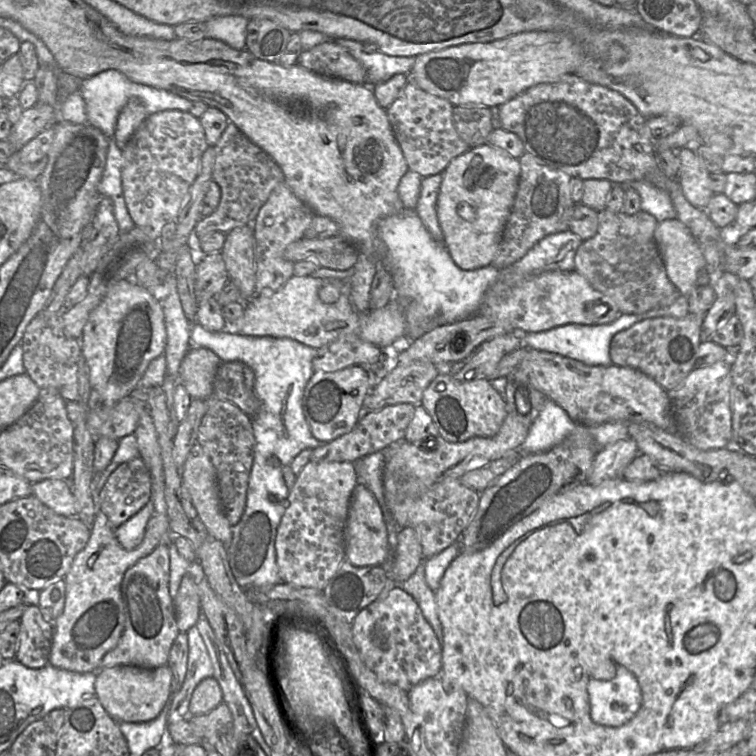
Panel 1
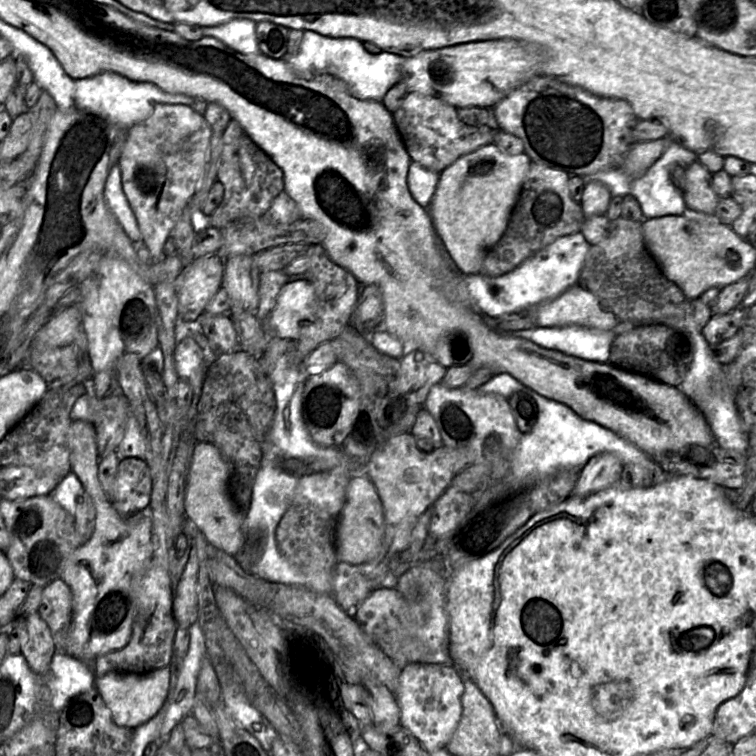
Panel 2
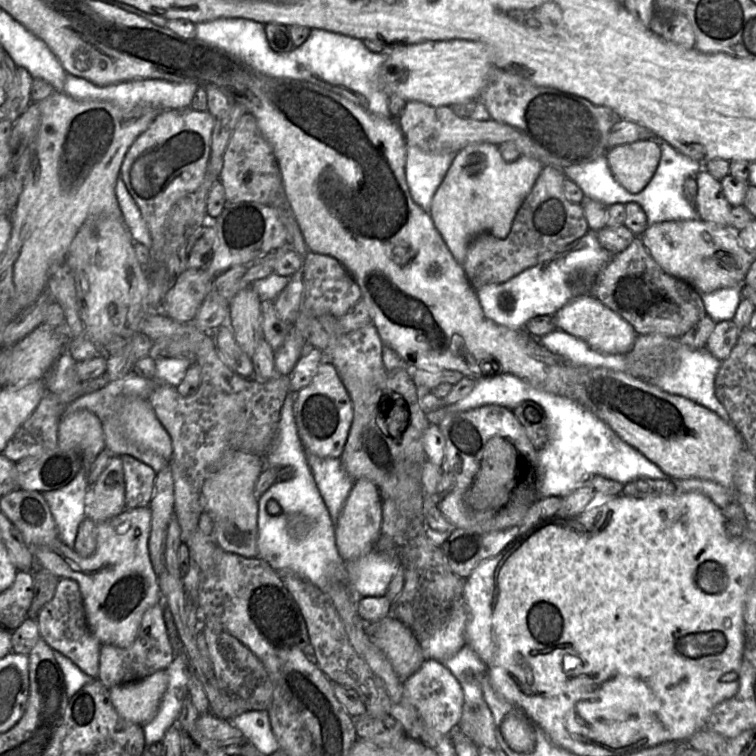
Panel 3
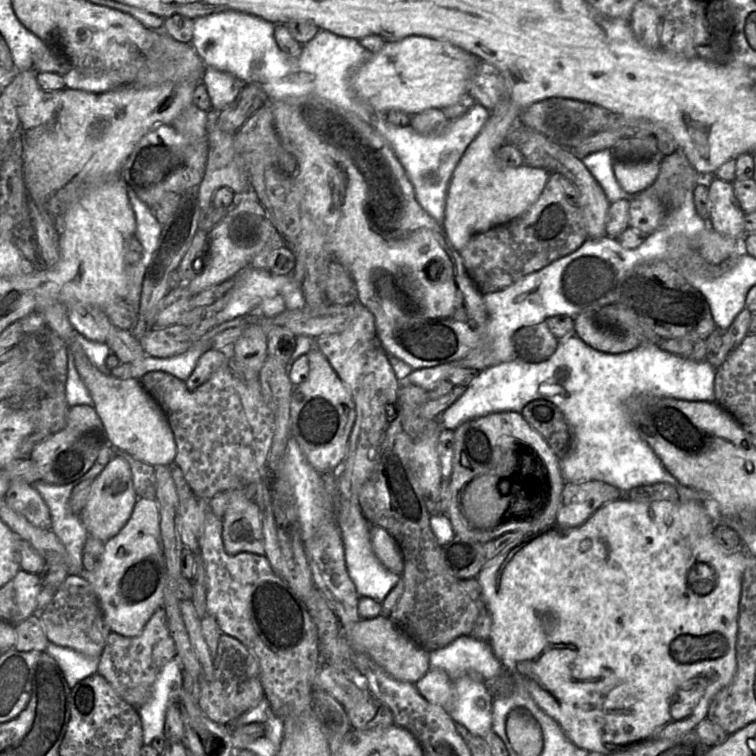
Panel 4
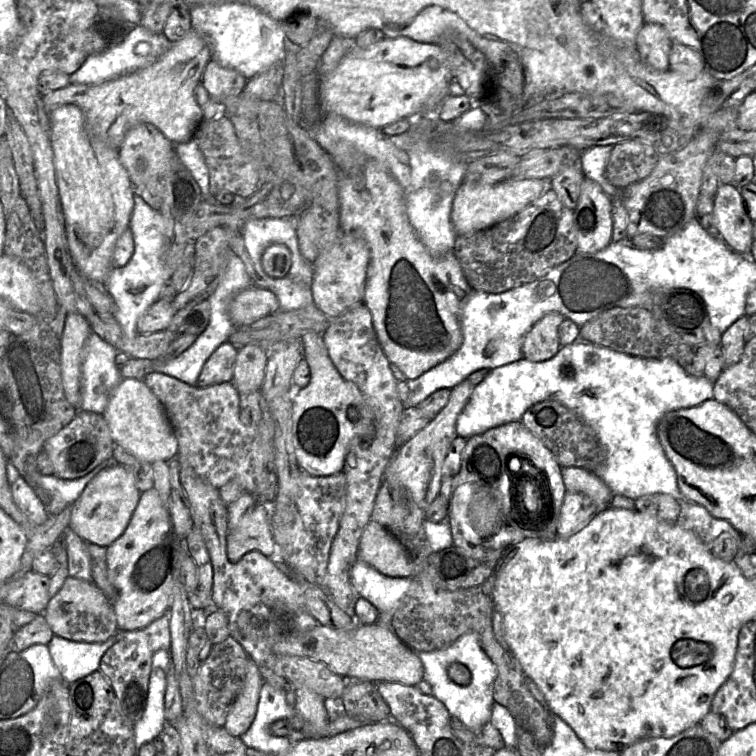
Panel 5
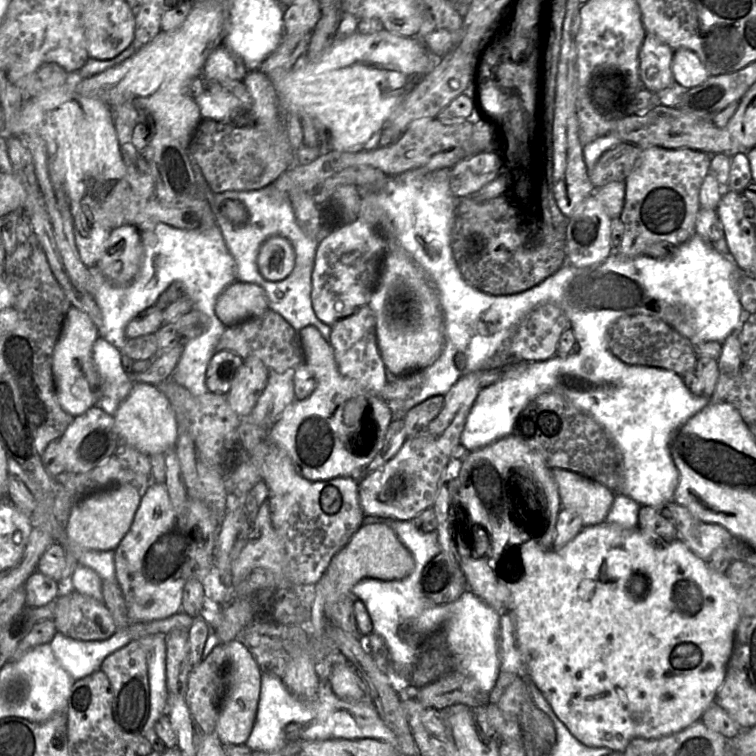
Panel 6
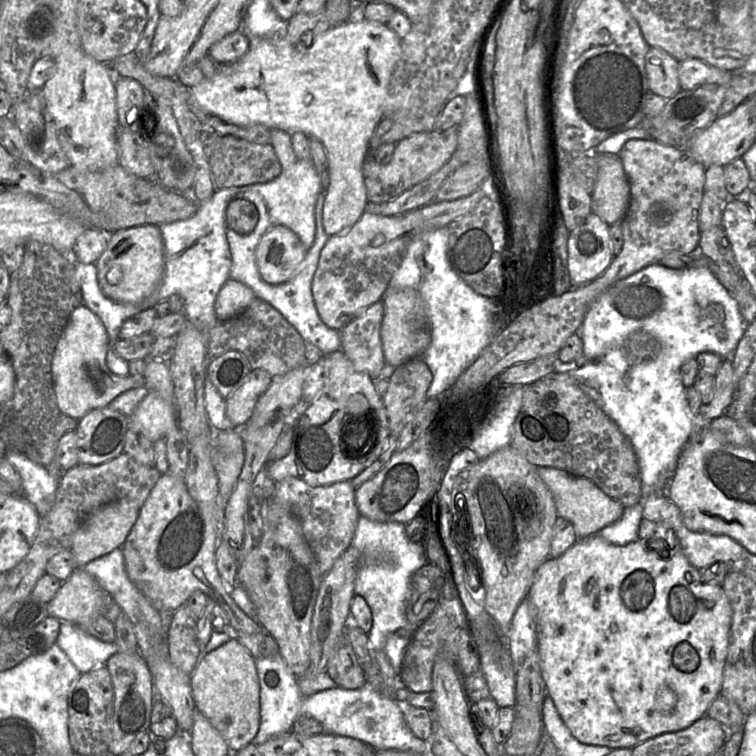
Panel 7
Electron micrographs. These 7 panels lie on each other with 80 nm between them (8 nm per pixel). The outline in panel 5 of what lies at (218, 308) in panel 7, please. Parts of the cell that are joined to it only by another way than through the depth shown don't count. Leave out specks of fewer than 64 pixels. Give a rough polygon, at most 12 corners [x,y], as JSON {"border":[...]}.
{"border":[[256,285],[229,305],[235,326],[250,325],[278,311],[276,295]]}

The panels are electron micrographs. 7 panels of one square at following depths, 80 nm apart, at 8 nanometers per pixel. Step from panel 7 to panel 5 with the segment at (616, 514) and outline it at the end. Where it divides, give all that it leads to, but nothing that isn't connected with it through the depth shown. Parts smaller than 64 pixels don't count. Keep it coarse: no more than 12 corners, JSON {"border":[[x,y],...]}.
{"border":[[562,467],[567,492],[589,497],[597,512],[613,493],[594,473]]}

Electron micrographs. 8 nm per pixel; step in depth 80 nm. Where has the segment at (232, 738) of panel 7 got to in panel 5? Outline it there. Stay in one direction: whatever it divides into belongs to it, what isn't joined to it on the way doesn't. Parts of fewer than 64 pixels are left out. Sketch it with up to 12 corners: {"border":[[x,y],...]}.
{"border":[[250,659],[243,688],[224,724],[240,738],[257,712],[263,678]]}

